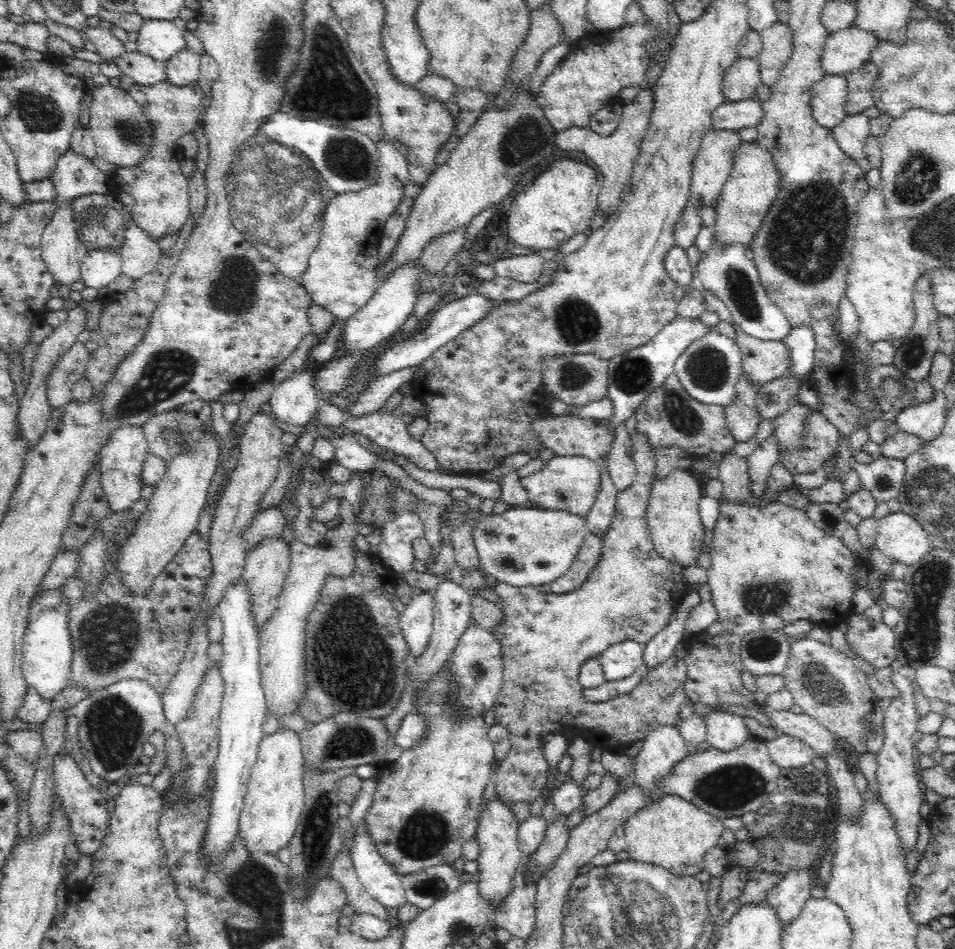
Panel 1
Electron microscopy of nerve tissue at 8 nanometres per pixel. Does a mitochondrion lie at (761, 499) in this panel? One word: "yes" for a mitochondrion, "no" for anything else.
no

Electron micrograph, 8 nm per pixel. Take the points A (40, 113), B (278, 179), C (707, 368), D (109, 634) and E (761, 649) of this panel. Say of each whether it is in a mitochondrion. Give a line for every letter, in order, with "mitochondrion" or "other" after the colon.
A: mitochondrion
B: mitochondrion
C: mitochondrion
D: mitochondrion
E: mitochondrion

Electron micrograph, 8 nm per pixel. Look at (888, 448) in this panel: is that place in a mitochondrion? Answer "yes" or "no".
no

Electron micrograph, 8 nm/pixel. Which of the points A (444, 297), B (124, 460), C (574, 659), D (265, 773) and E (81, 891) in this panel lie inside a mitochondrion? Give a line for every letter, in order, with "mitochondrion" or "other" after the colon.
A: other
B: other
C: other
D: other
E: other

